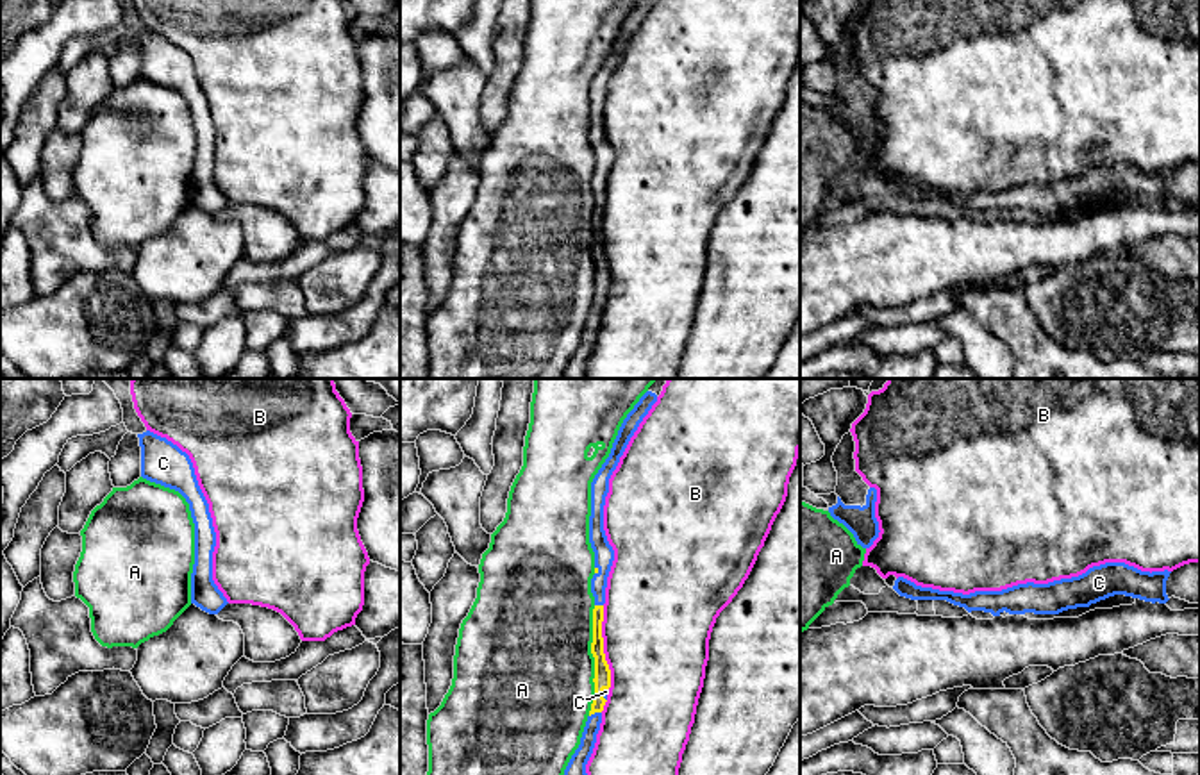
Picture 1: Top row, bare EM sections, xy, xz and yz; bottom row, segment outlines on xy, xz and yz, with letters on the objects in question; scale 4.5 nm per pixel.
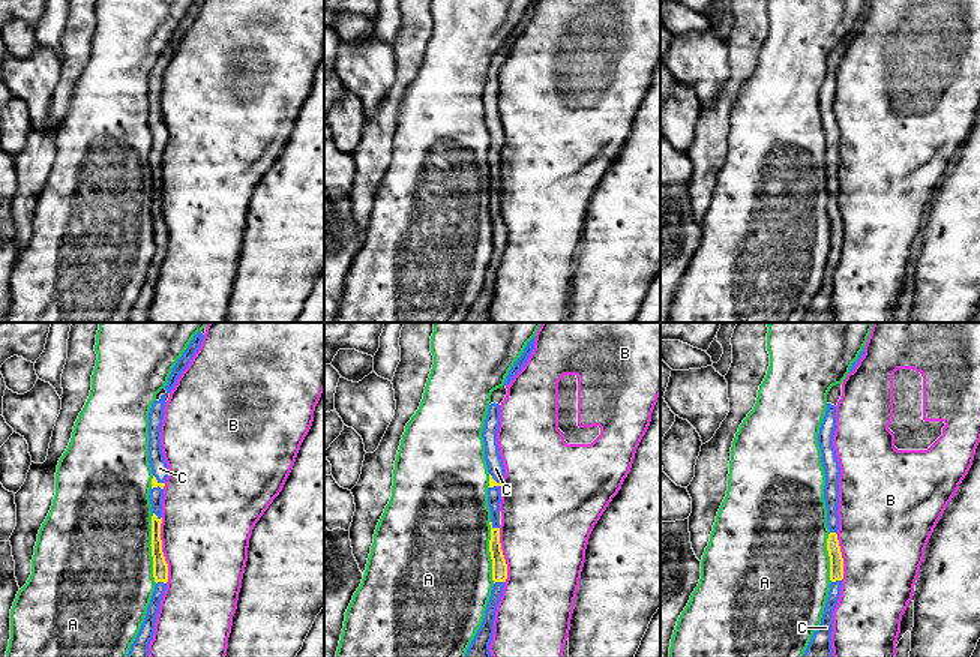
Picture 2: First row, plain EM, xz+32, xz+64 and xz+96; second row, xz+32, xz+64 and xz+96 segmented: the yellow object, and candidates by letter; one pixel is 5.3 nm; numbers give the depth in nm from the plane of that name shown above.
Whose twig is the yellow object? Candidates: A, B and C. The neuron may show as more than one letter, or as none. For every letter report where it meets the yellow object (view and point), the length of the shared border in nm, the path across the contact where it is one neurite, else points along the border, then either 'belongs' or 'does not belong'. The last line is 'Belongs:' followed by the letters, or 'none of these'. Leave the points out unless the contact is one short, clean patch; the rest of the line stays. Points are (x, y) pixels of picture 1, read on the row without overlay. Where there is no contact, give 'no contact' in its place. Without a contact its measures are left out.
A: meets yellow in xz at (595, 261); contact 500 nm long; does not belong
B: meets yellow in xz at (602, 247); contact 380 nm long; does not belong
C: meets yellow in xz at (595, 311); contact 60 nm long; belongs
Belongs: C

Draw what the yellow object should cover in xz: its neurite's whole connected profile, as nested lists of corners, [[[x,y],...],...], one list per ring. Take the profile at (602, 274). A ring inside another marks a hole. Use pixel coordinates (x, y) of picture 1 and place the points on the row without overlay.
[[[639,0],[623,20],[618,36],[612,43],[611,54],[591,82],[591,116],[589,116],[589,143],[595,152],[595,175],[591,179],[591,193],[595,196],[593,209],[593,243],[591,254],[595,257],[595,296],[591,311],[580,338],[580,345],[571,355],[562,379],[588,379],[586,364],[593,354],[596,334],[602,323],[602,311],[607,302],[611,288],[611,270],[604,254],[602,221],[607,177],[614,161],[614,150],[607,141],[604,130],[604,105],[609,93],[609,79],[616,70],[630,38],[638,30],[643,18],[648,14],[657,0]]]

